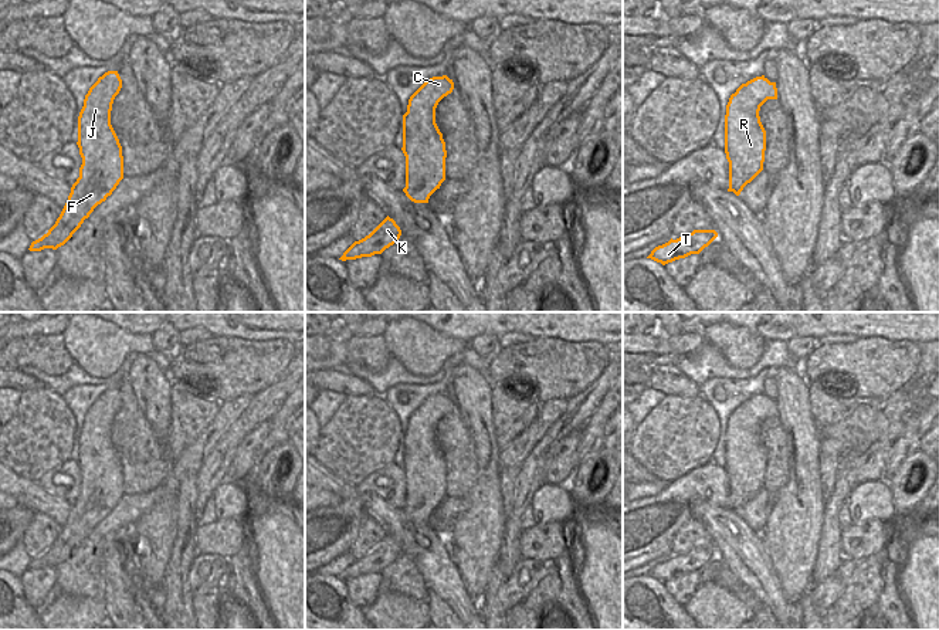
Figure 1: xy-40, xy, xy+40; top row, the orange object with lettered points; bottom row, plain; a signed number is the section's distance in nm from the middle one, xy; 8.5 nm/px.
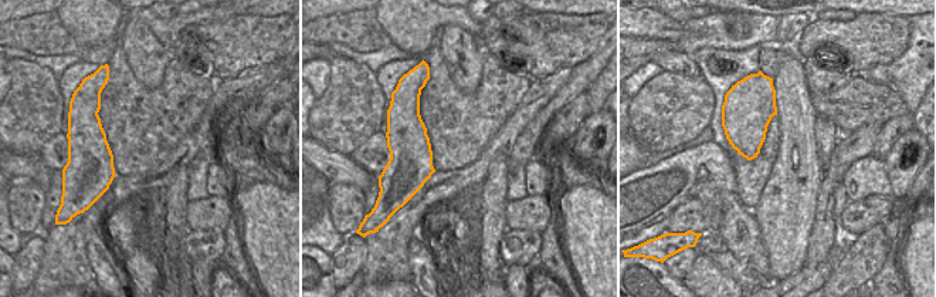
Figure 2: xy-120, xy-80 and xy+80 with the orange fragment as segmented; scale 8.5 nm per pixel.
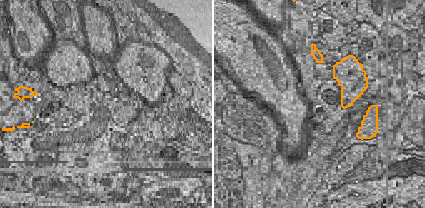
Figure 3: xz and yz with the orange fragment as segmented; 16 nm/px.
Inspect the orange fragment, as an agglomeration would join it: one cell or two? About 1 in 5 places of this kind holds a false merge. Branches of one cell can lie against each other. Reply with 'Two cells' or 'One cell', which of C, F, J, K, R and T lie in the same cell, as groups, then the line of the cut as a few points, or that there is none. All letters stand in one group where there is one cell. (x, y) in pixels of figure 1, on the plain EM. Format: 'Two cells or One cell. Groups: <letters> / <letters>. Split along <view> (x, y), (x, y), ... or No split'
One cell. Groups: C F J K R T. No split

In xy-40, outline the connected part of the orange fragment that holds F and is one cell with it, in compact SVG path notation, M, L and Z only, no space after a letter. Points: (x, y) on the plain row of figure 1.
M108 389L89 406L78 434L79 495L55 542L30 563L30 569L57 568L106 518L123 497L123 474L111 443L115 414L122 406L118 389Z

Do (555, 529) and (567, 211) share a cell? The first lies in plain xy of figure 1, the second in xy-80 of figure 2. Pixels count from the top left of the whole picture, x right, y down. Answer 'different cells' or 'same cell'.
different cells

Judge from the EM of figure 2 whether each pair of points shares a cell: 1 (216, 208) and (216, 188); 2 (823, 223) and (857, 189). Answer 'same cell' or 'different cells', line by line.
1: different cells
2: different cells

